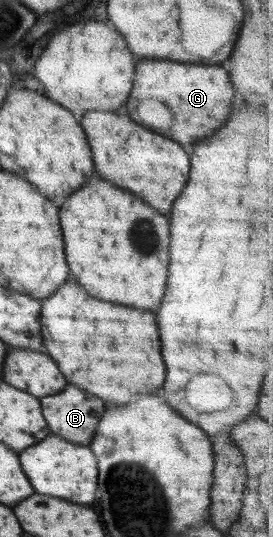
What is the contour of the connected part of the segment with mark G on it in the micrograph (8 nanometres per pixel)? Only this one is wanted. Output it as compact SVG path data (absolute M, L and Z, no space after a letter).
M141 60L133 72L133 88L127 100L127 112L133 122L145 126L181 146L195 144L201 138L211 136L221 124L225 124L231 112L233 88L227 72L217 66L195 66L159 60Z

